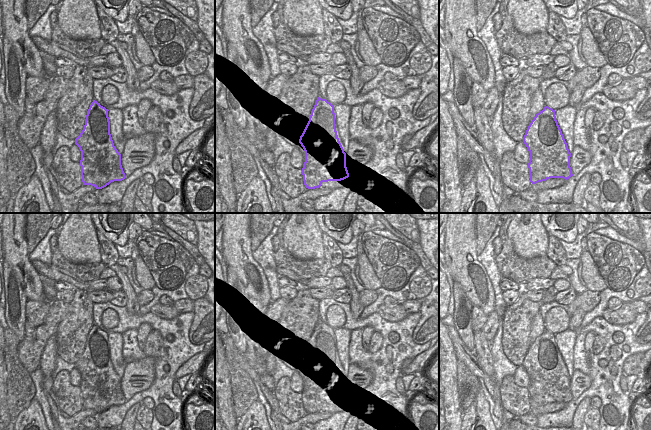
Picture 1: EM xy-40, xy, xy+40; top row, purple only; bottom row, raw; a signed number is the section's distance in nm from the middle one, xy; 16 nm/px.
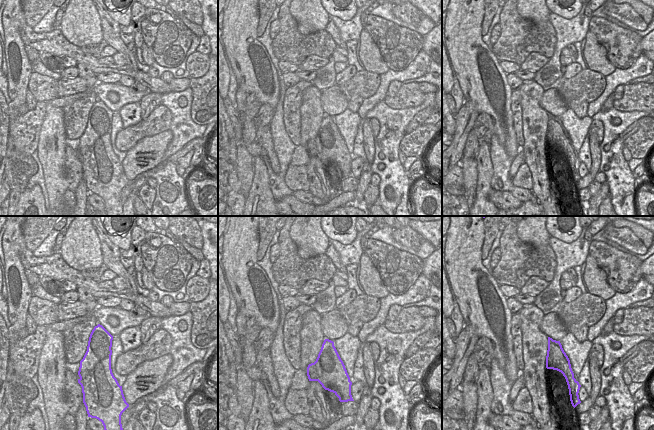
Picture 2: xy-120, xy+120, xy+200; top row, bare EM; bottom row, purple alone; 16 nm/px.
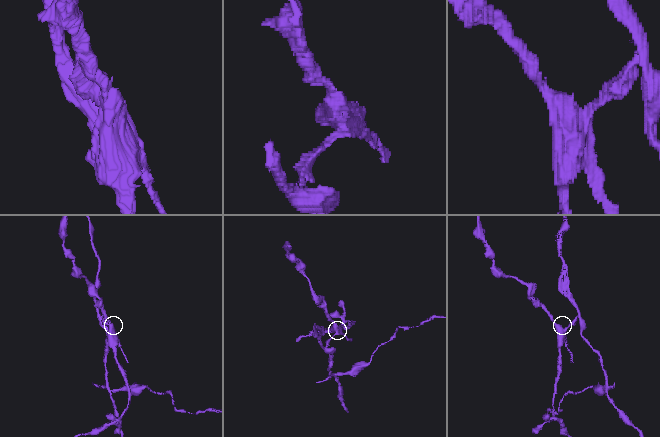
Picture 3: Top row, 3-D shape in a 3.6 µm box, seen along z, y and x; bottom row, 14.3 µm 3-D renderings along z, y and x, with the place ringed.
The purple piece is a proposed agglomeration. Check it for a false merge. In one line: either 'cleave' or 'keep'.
cleave

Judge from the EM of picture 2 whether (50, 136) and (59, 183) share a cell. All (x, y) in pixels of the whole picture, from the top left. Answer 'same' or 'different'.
same

